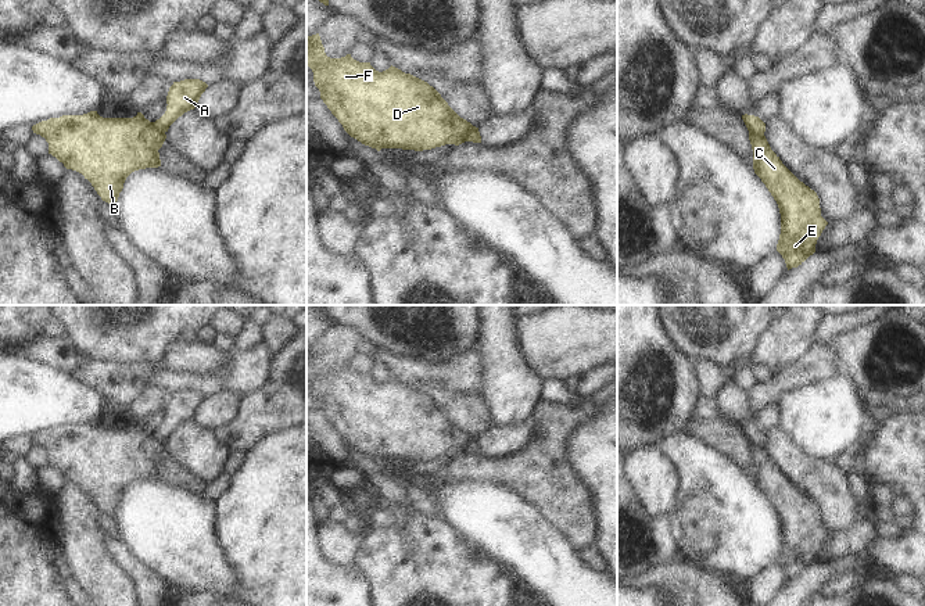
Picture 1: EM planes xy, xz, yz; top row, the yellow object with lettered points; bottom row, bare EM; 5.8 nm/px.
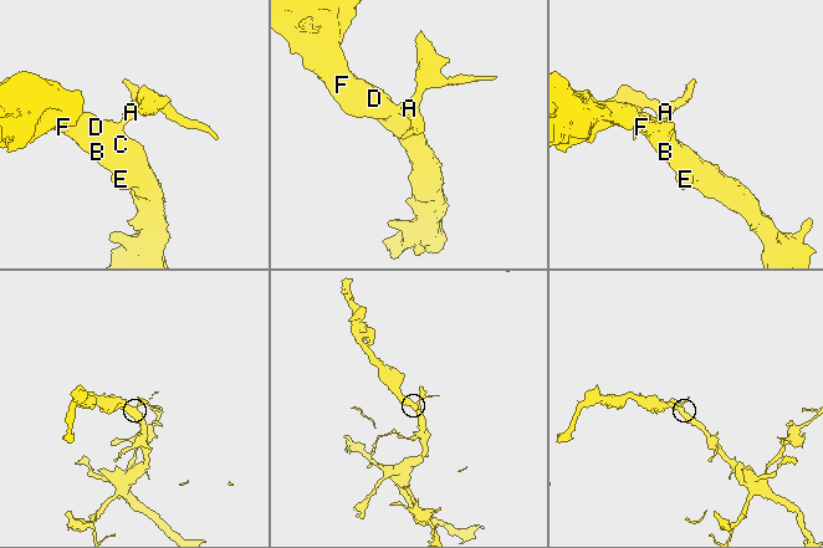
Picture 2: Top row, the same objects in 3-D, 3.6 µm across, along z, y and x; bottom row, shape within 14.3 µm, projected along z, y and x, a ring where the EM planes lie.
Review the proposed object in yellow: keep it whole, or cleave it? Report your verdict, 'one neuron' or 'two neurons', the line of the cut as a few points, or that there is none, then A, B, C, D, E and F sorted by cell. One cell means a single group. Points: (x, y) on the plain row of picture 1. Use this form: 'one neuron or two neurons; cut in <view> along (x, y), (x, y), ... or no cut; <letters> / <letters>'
two neurons; cut in xz along (474, 437), (468, 451); A / B C D E F

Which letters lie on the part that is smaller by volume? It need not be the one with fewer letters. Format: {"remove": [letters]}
{"remove": ["A"]}

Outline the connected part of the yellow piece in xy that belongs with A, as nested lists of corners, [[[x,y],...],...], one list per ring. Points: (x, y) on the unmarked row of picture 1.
[[[200,390],[173,392],[166,406],[166,422],[155,434],[168,442],[169,437],[184,423],[194,420],[208,395]]]

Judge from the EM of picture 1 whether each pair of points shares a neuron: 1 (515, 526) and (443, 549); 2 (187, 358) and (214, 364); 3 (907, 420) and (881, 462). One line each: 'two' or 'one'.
1: two
2: one
3: one

